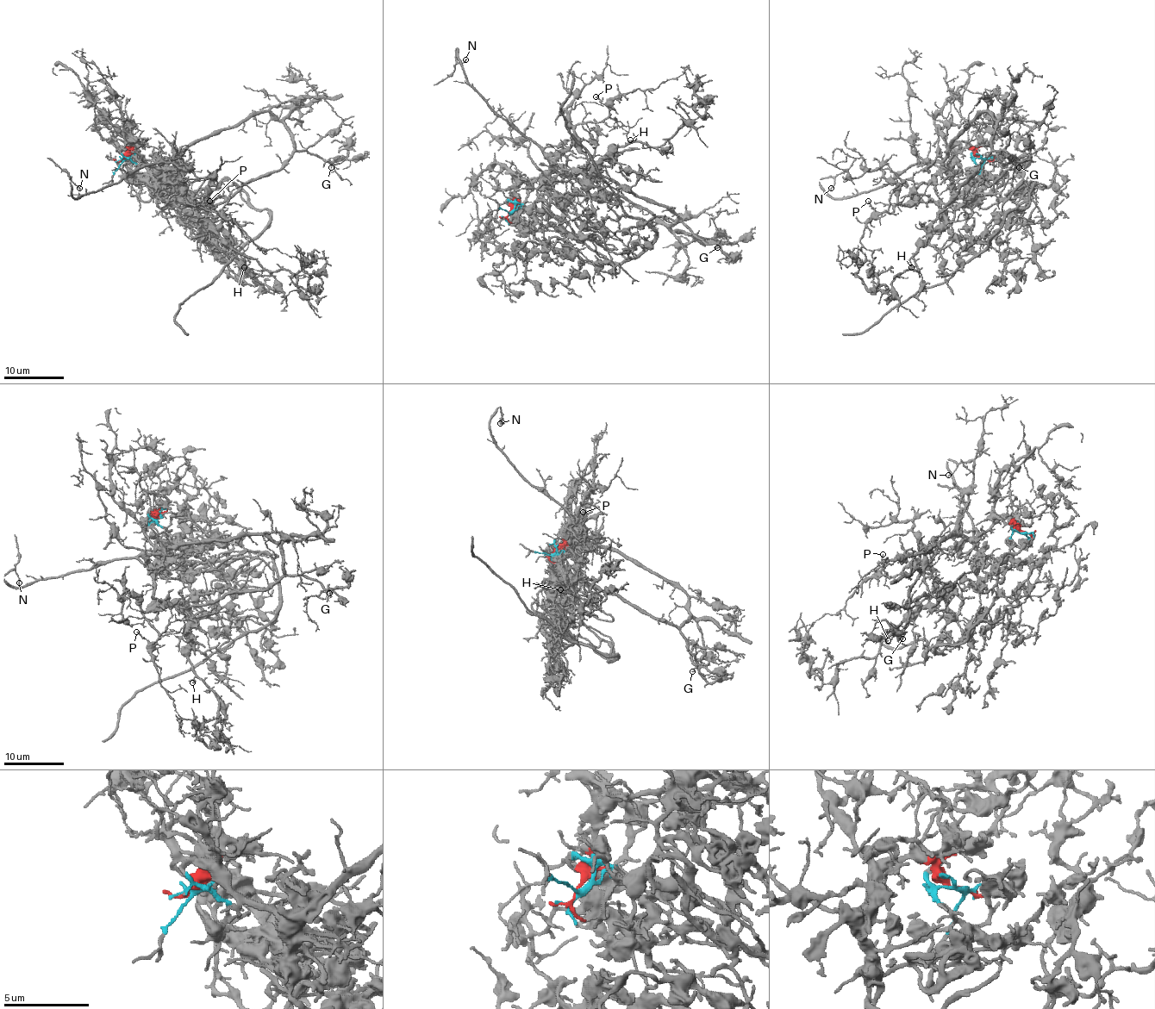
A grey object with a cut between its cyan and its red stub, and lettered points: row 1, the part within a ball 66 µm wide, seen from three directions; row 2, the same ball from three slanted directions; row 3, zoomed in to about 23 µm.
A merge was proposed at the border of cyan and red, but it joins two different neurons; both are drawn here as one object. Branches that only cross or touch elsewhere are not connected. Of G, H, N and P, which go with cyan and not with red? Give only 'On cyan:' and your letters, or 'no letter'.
On cyan: no letter

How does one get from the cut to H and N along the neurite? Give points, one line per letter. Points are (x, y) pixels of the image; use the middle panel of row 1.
H: (509, 213), (515, 190), (552, 172), (622, 196), (667, 225), (679, 221), (593, 172), (630, 140)
N: (509, 213), (515, 190), (526, 180), (545, 176), (552, 162), (469, 83), (455, 48), (457, 62), (465, 59)

